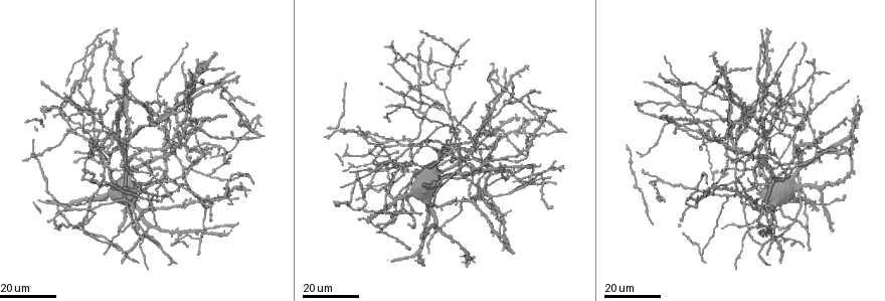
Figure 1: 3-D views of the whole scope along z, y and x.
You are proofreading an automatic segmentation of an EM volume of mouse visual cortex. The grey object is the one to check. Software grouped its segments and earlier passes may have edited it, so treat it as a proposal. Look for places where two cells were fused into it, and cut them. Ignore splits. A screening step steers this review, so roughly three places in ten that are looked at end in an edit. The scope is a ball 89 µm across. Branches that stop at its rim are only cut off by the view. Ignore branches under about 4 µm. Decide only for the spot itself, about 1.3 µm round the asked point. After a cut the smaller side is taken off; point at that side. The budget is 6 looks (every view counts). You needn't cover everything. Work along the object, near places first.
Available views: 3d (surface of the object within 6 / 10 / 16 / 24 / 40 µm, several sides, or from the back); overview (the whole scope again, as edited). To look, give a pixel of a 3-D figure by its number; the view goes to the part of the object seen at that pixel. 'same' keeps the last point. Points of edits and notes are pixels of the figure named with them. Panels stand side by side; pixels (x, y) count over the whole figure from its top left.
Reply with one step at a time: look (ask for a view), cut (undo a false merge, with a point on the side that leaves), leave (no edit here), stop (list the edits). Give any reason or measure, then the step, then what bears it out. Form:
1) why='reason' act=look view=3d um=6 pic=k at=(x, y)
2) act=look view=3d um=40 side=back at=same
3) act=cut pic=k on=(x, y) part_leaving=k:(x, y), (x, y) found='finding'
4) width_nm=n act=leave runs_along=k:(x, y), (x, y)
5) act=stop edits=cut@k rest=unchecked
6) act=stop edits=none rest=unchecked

why='small branch off a trunk' act=look view=3d um=24 pic=1 at=(421, 112)

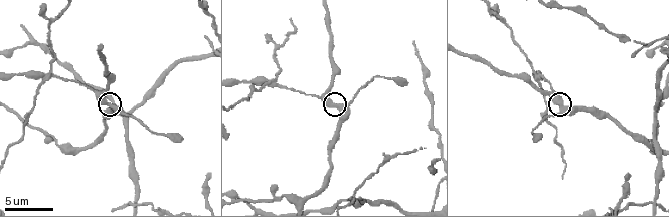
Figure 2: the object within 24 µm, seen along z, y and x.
act=look view=3d um=6 pic=2 at=(562, 109)

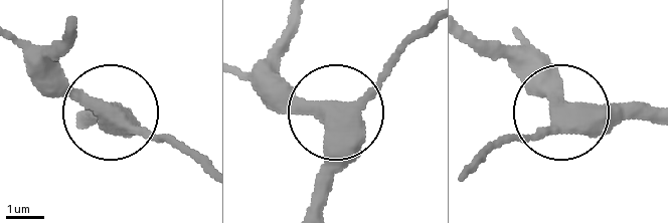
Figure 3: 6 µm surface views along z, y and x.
act=leave runs_along=3:(312, 201), (331, 125), (422, 31) found='all the same cell'

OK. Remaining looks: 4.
why='looks like a crossing' act=look view=3d um=16 pic=2 at=(275, 78)

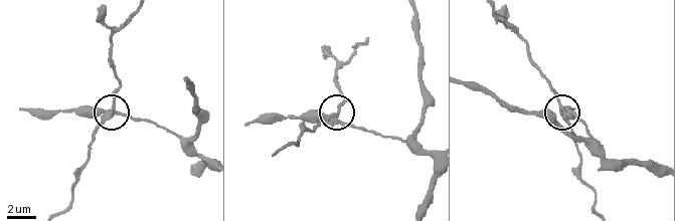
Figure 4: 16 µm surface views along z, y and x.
act=cut pic=4 on=(97, 132) part_leaving=4:(109, 114), (120, 82), (112, 39), (130, 17) found='a second cell is stuck on'

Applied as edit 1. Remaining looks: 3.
why='four-way junction' act=look view=3d um=16 pic=1 at=(170, 114)

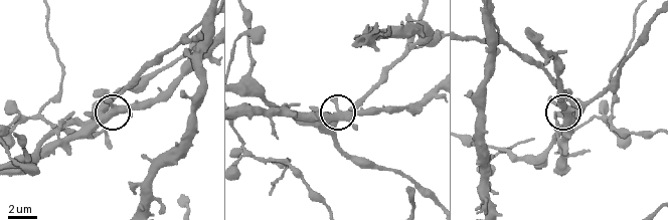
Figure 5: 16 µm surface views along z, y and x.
why='closer look' act=look view=3d um=6 pic=5 at=(114, 103)

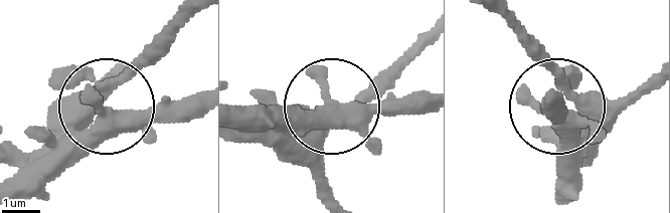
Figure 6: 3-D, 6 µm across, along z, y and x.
width_nm=420 act=leave runs_along=6:(12, 199), (182, 26) found='all the same cell'

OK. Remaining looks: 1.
act=stop edits=cut@4 rest=unchecked

